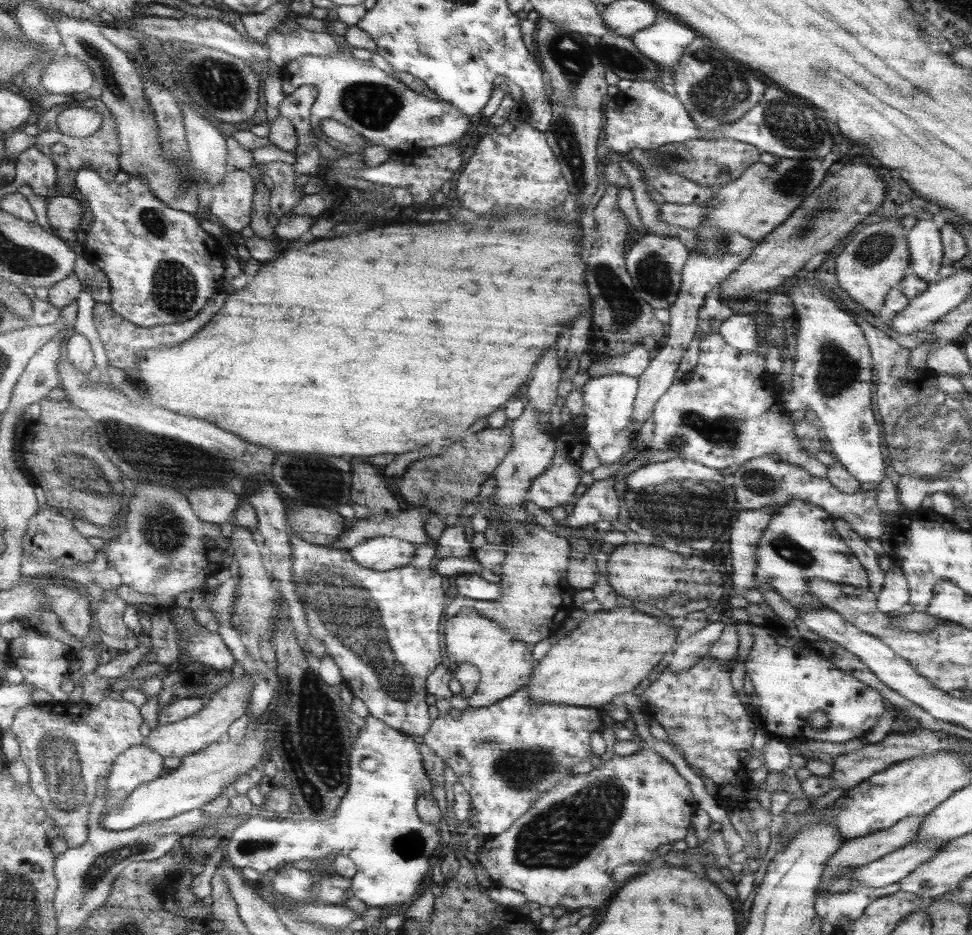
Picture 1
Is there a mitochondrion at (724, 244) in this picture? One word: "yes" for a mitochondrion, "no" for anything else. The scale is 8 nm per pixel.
yes

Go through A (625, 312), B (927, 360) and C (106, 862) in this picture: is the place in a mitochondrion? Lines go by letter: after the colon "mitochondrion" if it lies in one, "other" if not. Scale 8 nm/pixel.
A: mitochondrion
B: other
C: mitochondrion

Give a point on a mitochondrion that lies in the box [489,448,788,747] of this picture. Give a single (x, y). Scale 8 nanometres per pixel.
(668, 503)

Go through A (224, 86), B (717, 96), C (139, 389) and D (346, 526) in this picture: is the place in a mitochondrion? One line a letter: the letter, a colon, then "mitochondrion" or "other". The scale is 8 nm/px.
A: mitochondrion
B: mitochondrion
C: other
D: other

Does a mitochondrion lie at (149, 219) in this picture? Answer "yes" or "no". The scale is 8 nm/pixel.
yes

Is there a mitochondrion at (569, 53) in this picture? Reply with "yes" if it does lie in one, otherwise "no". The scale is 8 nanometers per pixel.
yes

